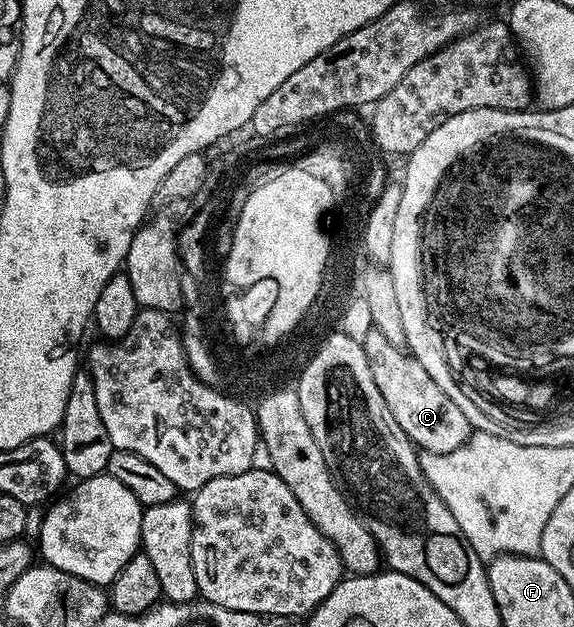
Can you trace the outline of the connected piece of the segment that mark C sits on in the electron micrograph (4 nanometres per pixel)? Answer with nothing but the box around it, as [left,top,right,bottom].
[363,329,471,454]

